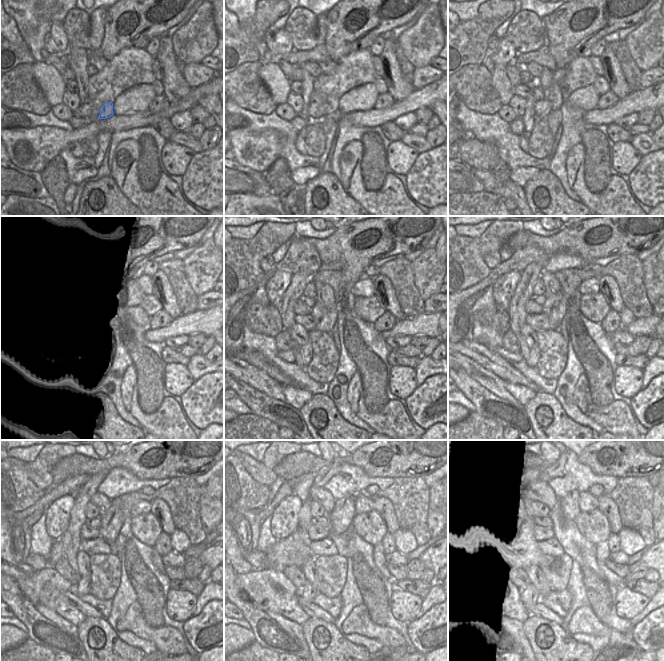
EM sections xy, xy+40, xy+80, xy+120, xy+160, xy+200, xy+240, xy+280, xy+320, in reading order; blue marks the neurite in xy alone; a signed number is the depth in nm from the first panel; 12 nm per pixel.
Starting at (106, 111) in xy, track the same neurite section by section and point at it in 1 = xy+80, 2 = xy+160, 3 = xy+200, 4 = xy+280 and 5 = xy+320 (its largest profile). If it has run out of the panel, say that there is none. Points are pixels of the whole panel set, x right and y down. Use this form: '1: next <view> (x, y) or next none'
1: next xy+80 (553, 100)
2: next xy+160 (325, 309)
3: next xy+200 (555, 305)
4: next xy+280 (340, 519)
5: next xy+320 (569, 505)

